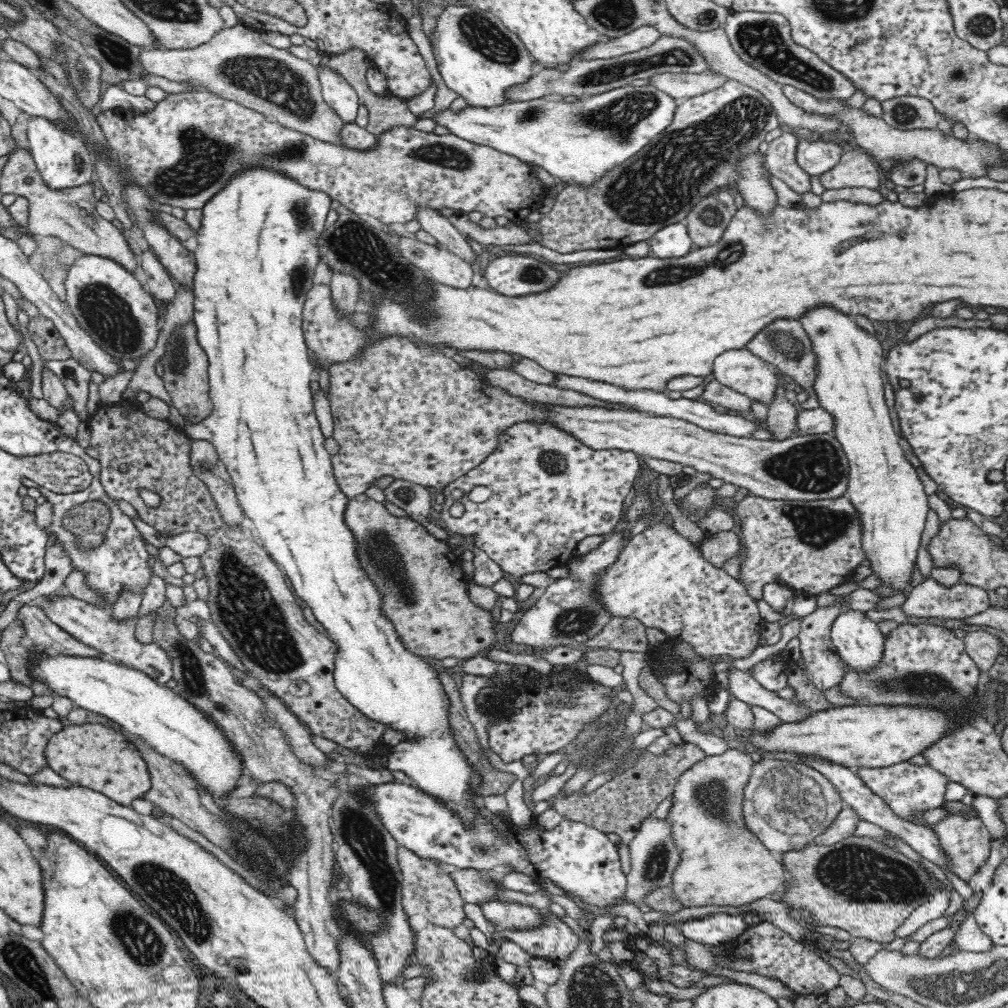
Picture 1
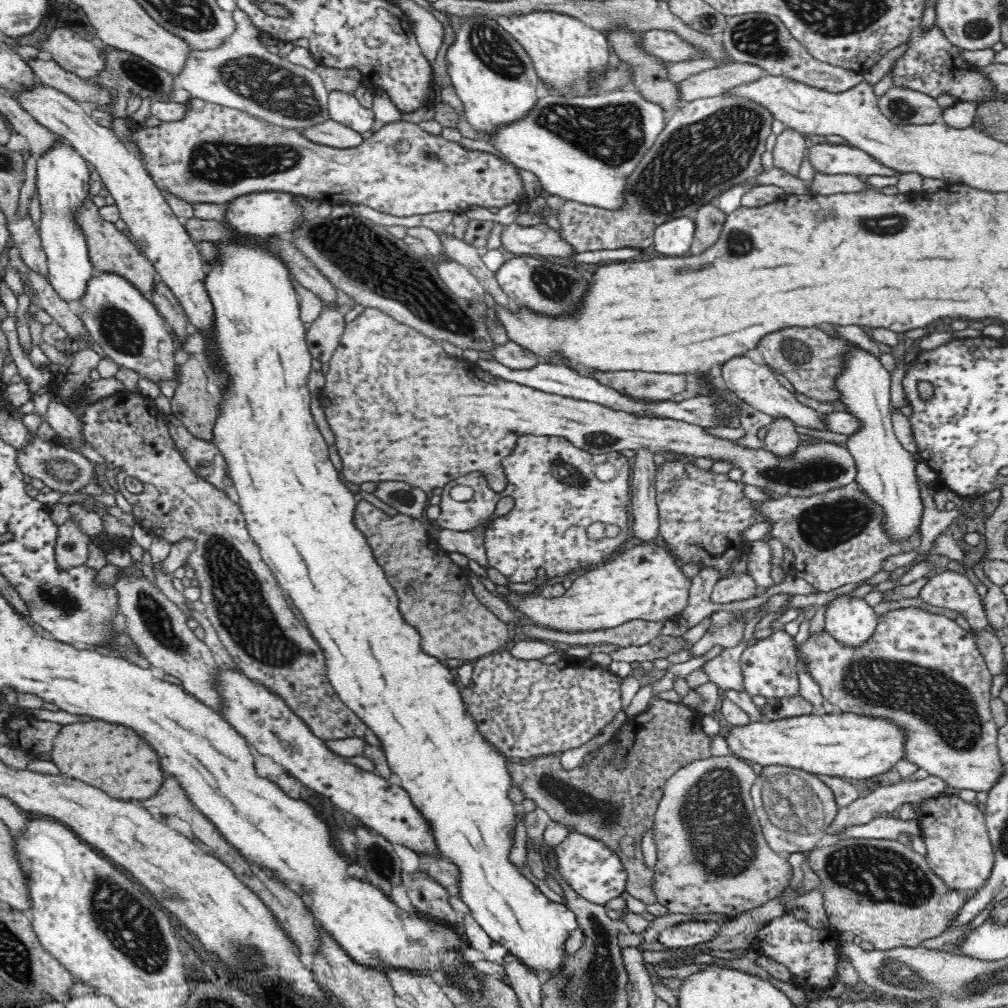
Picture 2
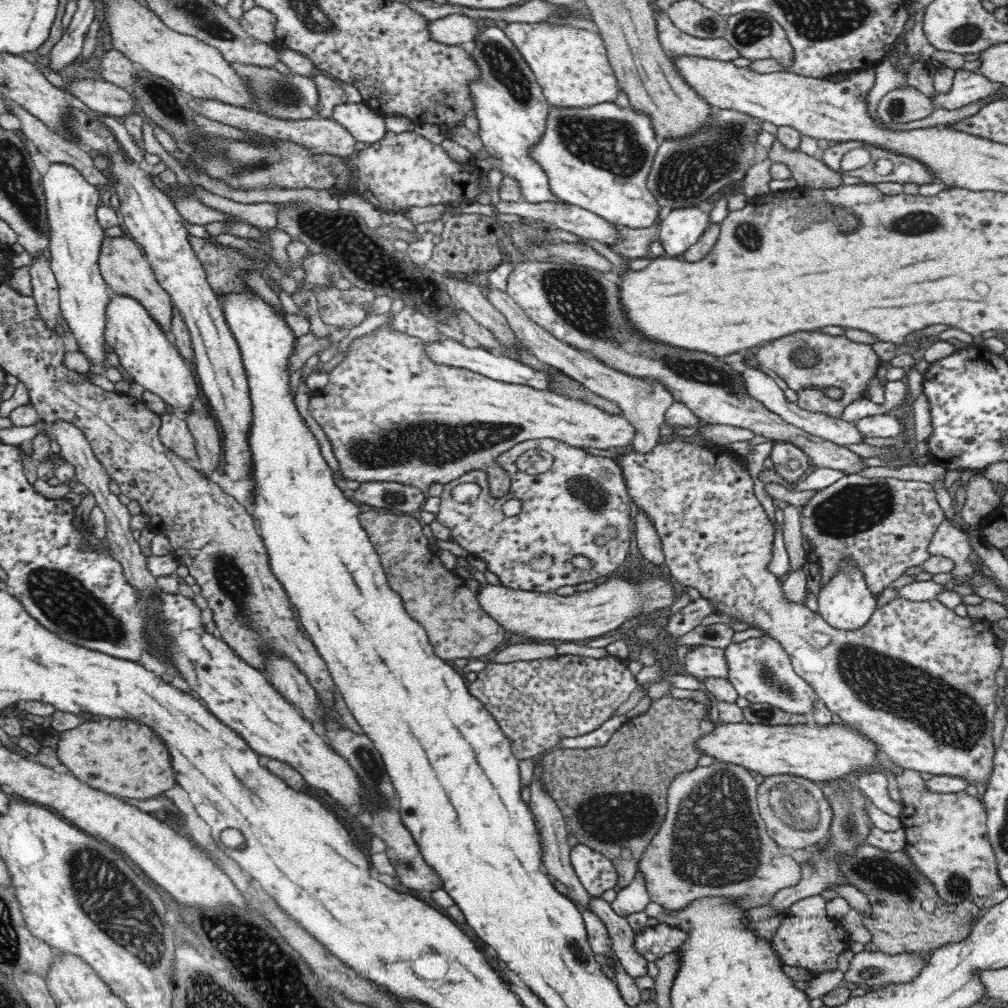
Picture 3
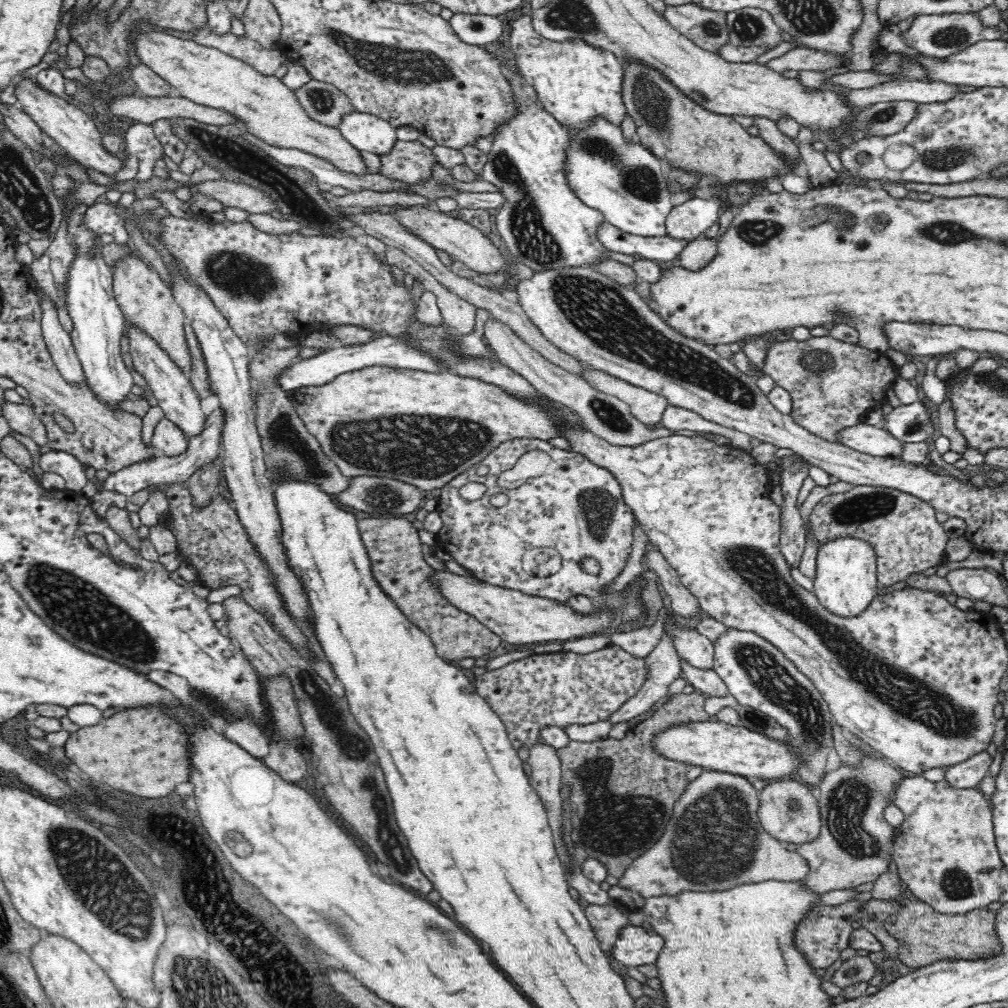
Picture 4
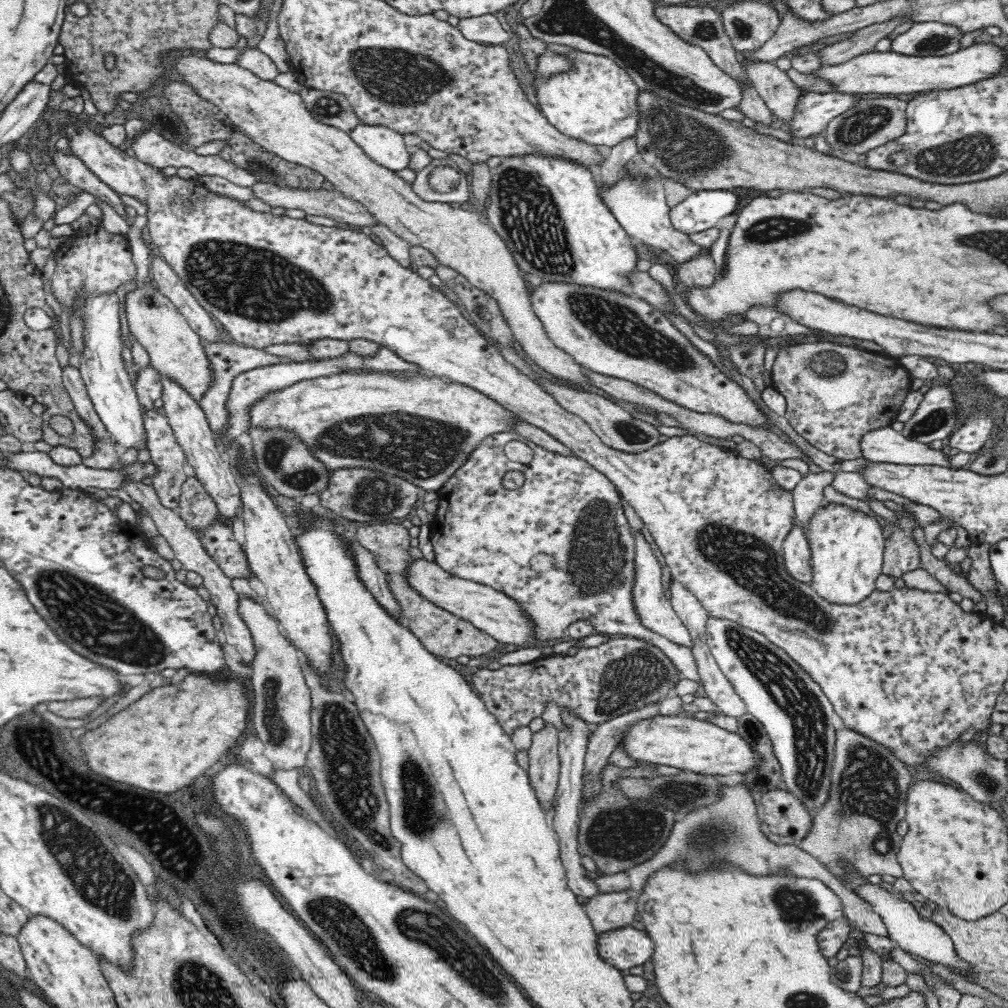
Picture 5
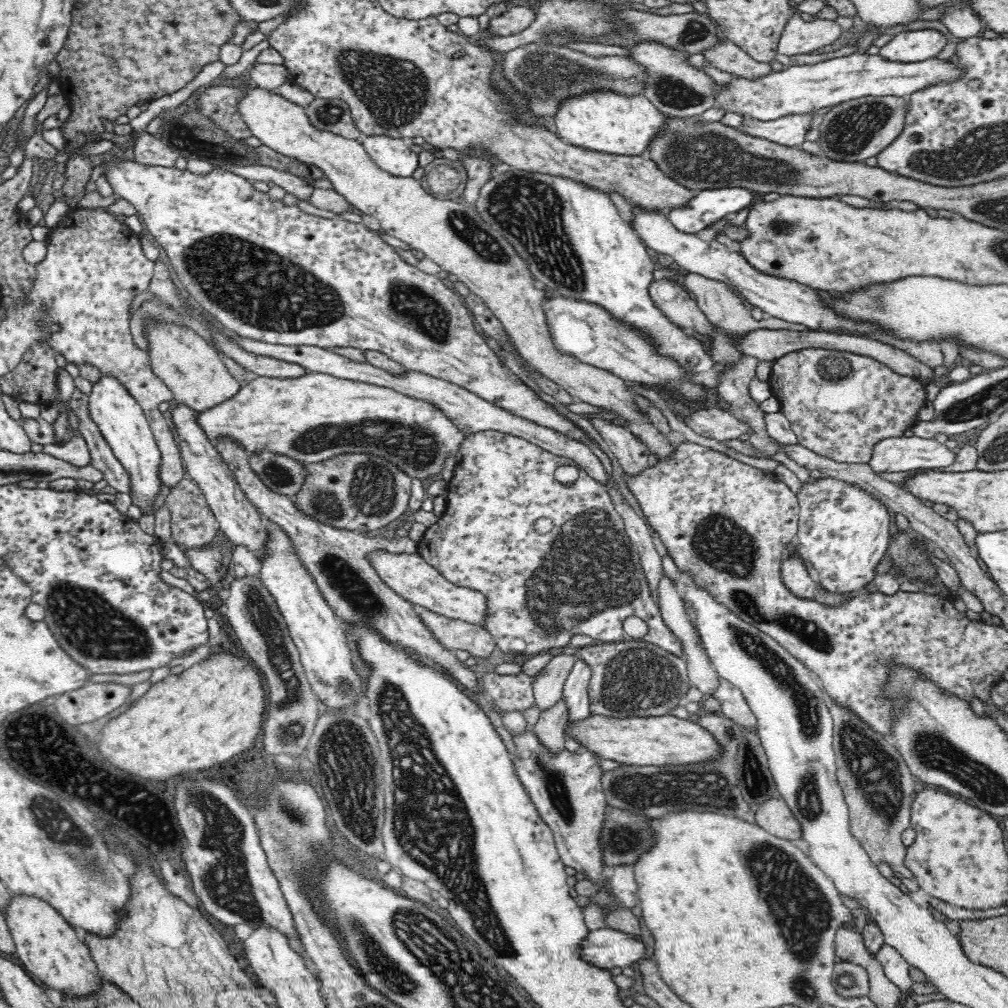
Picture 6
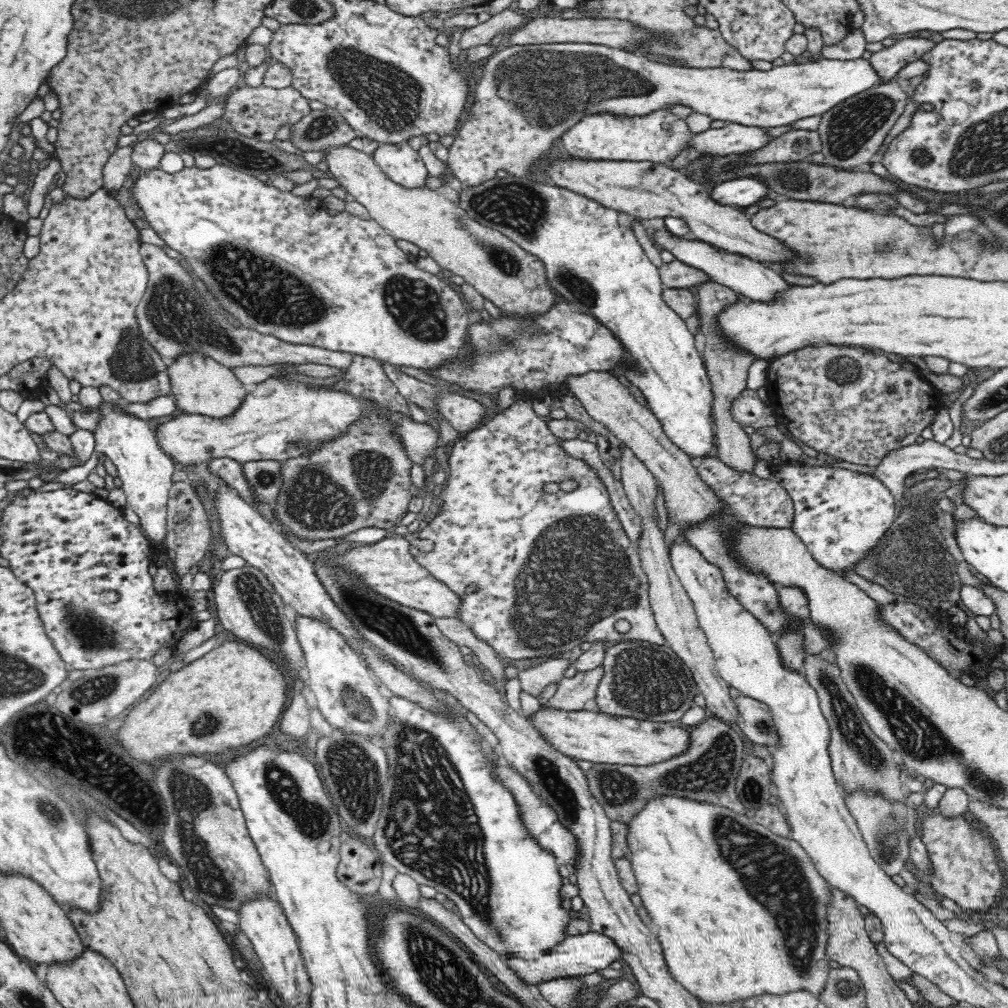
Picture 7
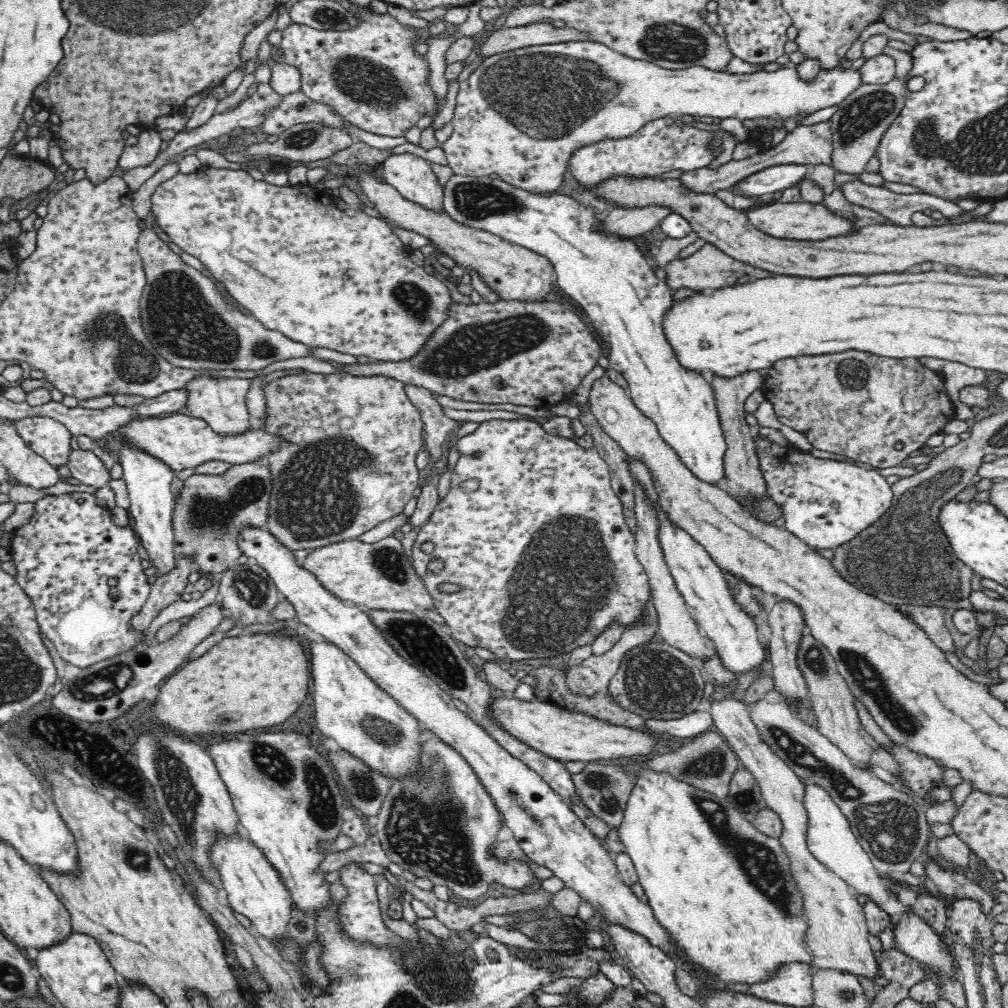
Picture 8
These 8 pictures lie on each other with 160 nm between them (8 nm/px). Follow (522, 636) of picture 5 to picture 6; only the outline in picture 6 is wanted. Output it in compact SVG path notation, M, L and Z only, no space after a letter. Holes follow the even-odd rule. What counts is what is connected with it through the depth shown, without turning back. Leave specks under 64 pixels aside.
M374 551L369 554L369 560L380 578L413 605L417 604L444 617L463 620L481 627L487 619L488 603L483 592L450 582L419 553L392 555L388 551Z

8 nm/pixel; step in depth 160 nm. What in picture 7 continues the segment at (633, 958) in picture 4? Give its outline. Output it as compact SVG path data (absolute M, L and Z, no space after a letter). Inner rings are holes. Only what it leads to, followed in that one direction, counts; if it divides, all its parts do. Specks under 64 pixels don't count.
M594 932L583 933L579 936L568 936L562 944L552 948L546 955L537 959L516 959L512 958L508 964L516 971L516 974L526 982L536 985L540 980L548 980L554 976L578 976L600 972L608 968L612 962L617 961L622 955L622 949L614 943L610 937Z

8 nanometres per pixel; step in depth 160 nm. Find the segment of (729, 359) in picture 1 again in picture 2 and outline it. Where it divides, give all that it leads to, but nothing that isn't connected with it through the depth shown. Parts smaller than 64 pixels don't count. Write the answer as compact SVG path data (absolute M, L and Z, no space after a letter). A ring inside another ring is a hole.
M738 355L726 360L721 365L721 374L725 382L725 388L735 393L746 403L754 406L758 411L773 418L786 417L798 427L823 430L822 415L812 408L803 406L796 400L795 395L780 384L776 379L776 373L767 364L758 364L745 355Z

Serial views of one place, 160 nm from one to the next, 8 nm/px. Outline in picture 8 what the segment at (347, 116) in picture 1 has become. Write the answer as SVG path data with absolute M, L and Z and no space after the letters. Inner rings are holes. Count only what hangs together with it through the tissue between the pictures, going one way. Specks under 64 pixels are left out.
M413 153L390 154L379 166L382 169L383 178L406 200L421 204L430 210L443 208L443 190L438 183L436 175L430 167L431 163Z

